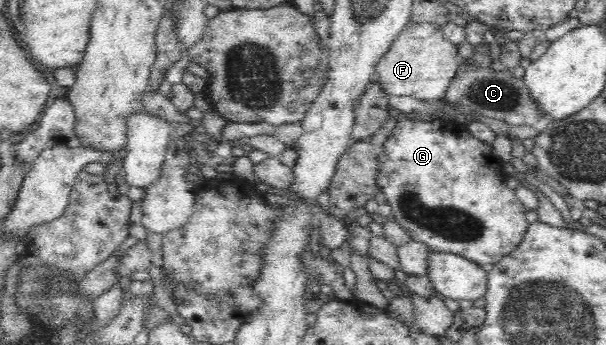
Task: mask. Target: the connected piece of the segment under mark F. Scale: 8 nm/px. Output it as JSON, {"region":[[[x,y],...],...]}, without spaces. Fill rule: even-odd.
{"region":[[[410,22],[393,41],[385,56],[376,66],[375,80],[388,96],[412,96],[419,100],[444,102],[453,77],[458,72],[459,50],[443,36],[443,27]]]}

